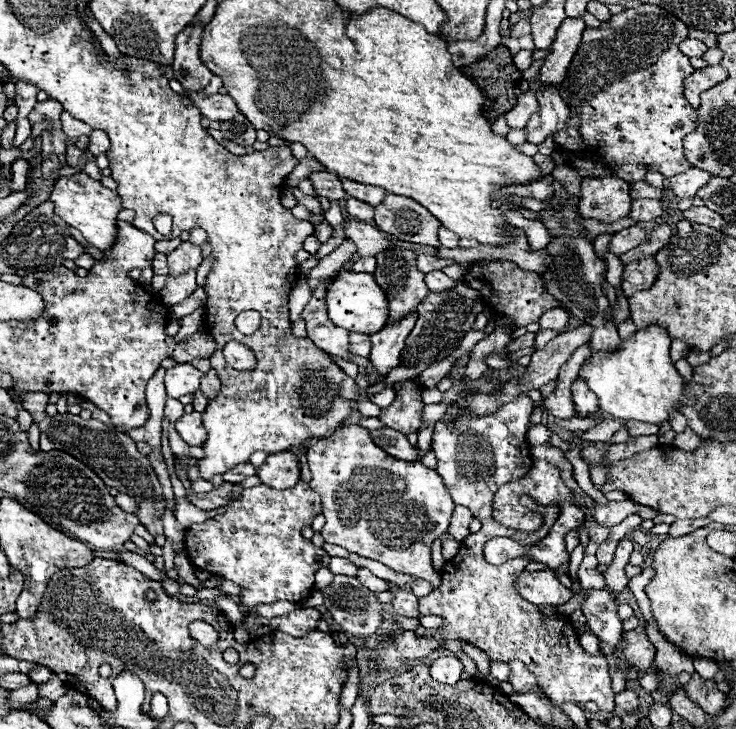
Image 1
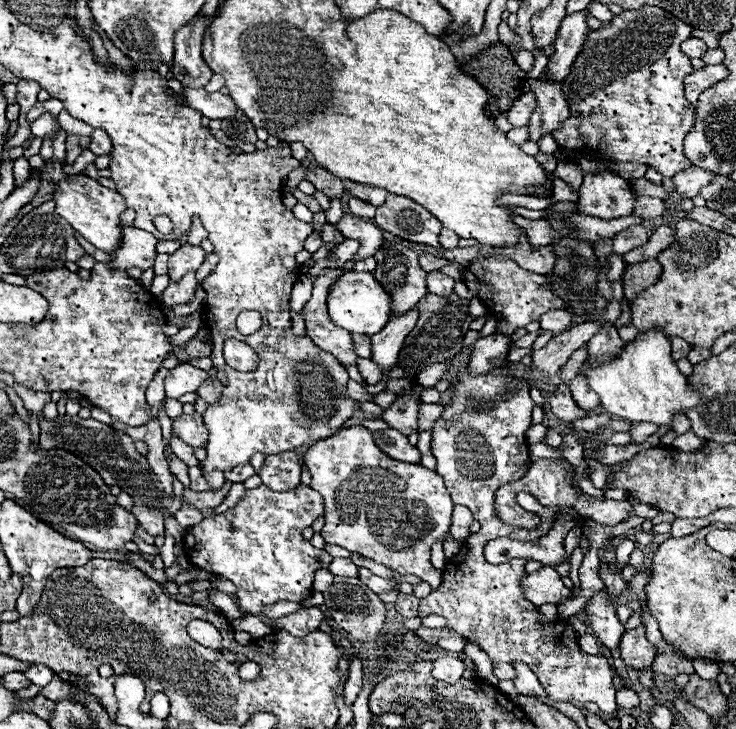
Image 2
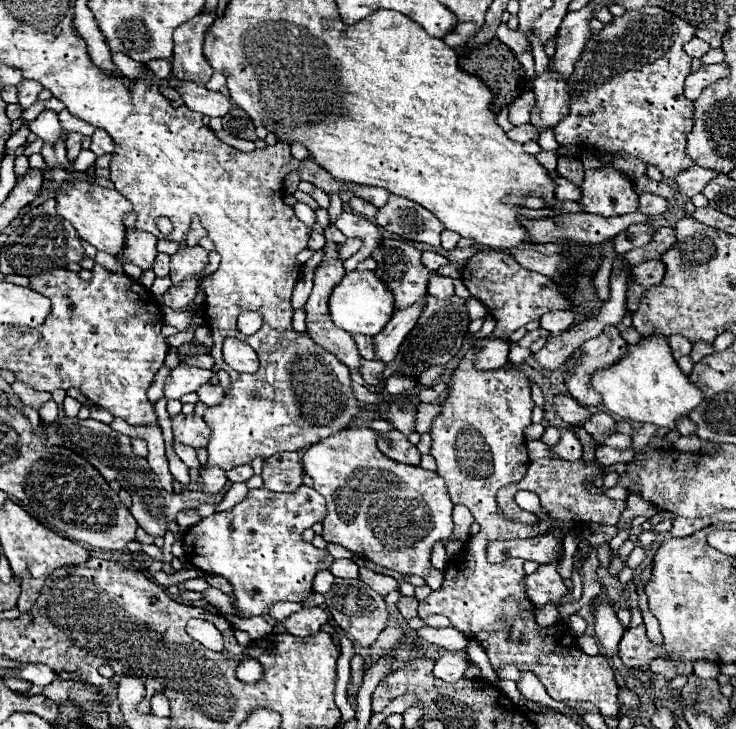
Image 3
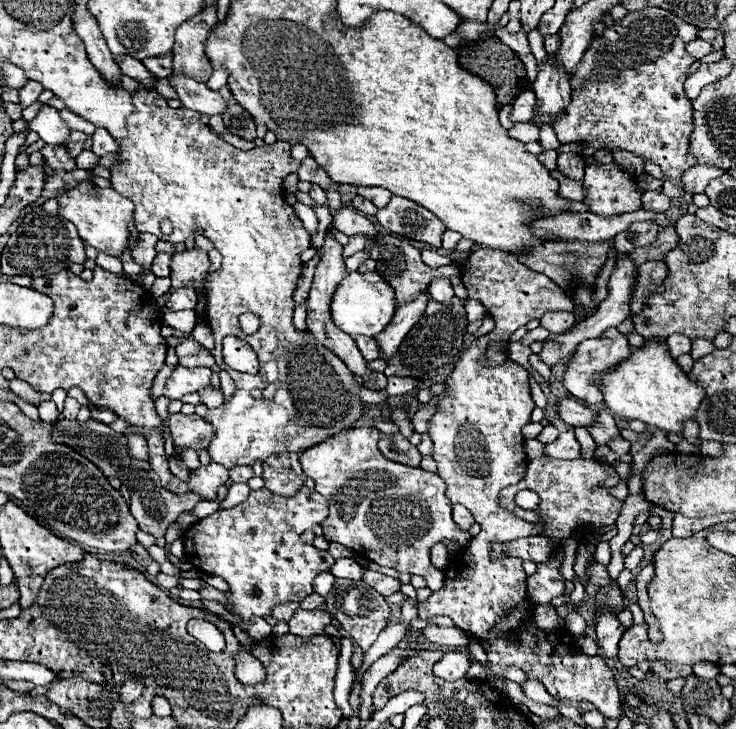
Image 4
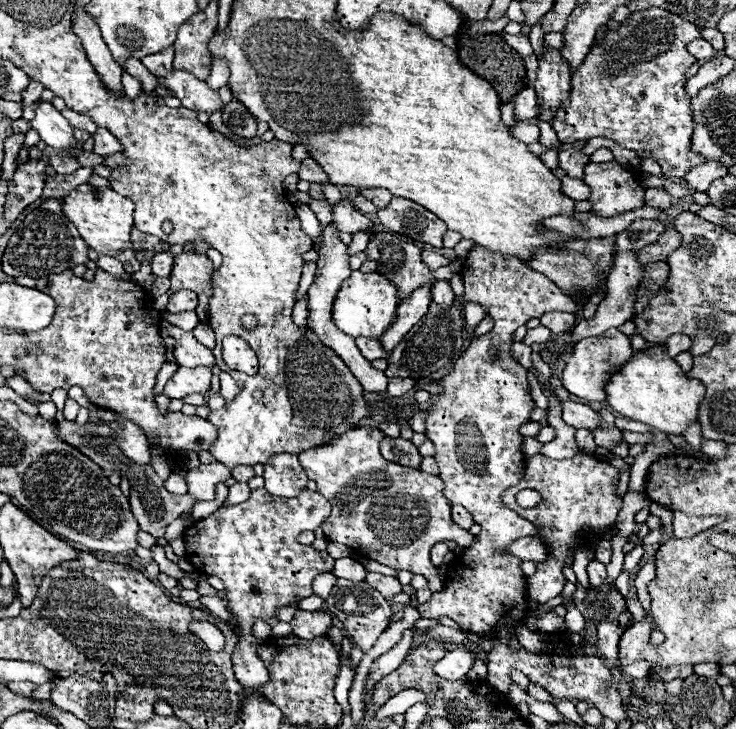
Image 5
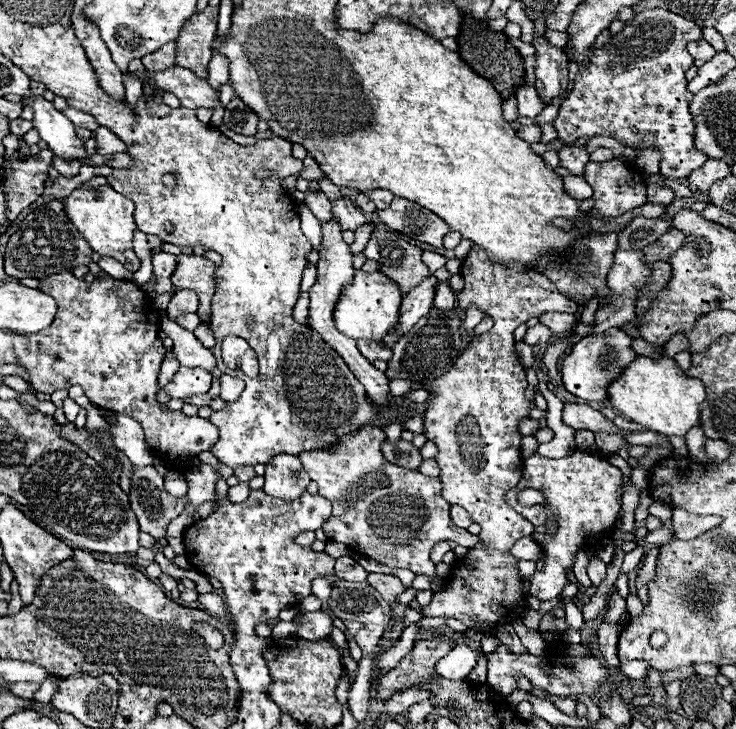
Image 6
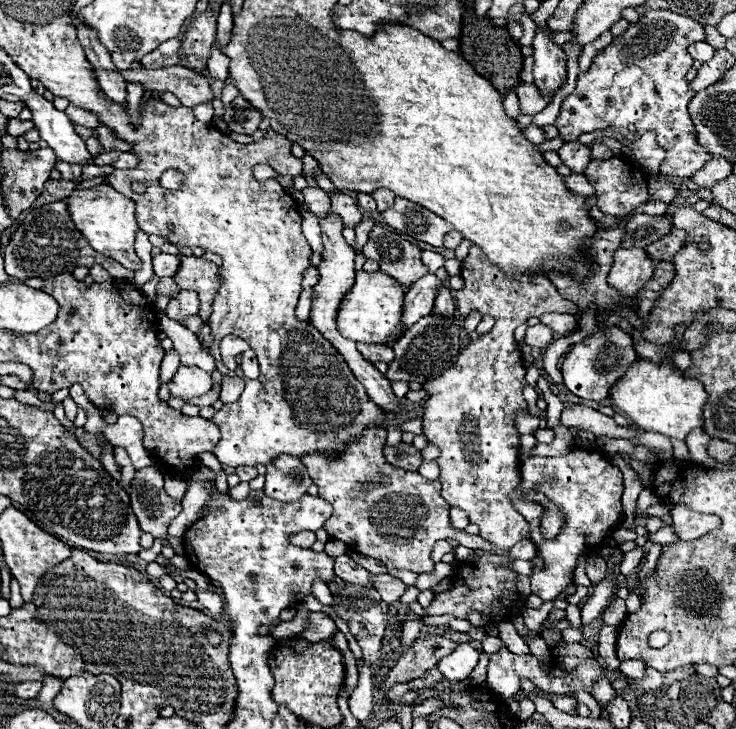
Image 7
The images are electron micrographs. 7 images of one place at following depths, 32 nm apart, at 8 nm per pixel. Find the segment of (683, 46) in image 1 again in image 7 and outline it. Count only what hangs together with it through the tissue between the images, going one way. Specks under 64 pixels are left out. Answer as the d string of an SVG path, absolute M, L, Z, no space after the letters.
M696 42L696 44L688 46L688 52L692 54L692 58L694 58L694 60L708 62L708 60L712 58L712 54L714 54L714 48L712 48L710 44L706 44L706 42Z

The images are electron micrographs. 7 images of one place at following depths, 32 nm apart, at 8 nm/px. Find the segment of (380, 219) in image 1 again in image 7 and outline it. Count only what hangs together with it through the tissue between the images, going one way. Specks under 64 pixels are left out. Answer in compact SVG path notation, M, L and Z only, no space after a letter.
M398 198L398 202L394 202L390 210L382 212L382 218L388 226L438 248L444 246L444 236L452 232L452 226L446 220L438 218L424 206L406 202L402 198Z

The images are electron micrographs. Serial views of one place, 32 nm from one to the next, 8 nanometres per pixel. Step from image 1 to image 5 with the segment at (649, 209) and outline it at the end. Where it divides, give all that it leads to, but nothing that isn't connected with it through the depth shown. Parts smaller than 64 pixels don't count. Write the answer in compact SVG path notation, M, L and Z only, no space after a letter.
M648 188L646 190L646 206L666 210L670 206L670 202L672 202L672 196L666 190L660 190L660 188Z

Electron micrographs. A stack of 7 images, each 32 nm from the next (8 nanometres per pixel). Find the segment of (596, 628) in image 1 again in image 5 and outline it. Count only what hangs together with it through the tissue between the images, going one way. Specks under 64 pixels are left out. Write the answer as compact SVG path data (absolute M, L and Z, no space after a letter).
M602 618L598 624L598 648L606 660L618 658L618 638L622 636L624 626L618 622L608 622L608 618Z

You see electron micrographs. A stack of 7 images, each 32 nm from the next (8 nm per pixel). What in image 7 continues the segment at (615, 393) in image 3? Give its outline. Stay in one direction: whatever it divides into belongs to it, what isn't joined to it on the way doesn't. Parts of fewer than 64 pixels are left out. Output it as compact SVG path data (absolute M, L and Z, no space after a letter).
M646 358L636 360L634 366L630 366L630 370L614 384L610 396L616 404L616 410L646 432L658 432L668 438L686 440L692 430L704 426L702 408L708 402L708 394L704 392L702 382L682 378L682 372L676 370L670 360L664 360L660 366Z

